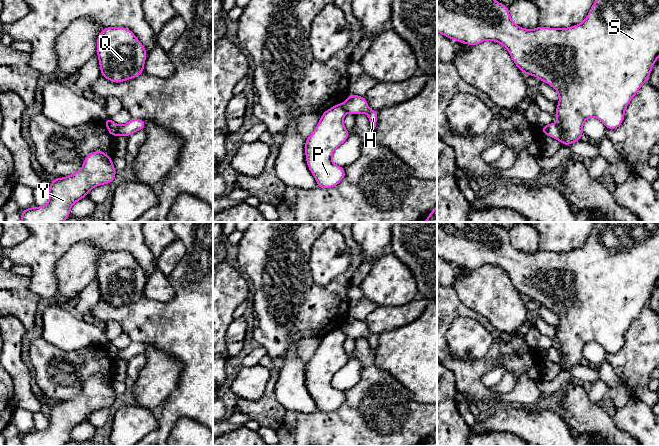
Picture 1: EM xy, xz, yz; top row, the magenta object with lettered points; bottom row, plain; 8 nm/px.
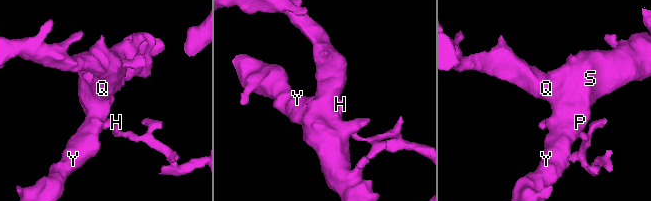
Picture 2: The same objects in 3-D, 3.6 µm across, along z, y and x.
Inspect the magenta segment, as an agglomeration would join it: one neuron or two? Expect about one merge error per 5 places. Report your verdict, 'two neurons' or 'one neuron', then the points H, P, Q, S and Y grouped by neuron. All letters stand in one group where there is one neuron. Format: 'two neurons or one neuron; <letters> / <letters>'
two neurons; H / P Q S Y

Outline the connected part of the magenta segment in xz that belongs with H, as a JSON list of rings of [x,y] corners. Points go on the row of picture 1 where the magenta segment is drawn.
[[[350,92],[349,98],[345,102],[342,102],[341,106],[345,109],[346,112],[355,115],[366,113],[369,118],[370,126],[375,129],[378,121],[378,111],[371,110],[368,107],[365,96],[357,96]]]

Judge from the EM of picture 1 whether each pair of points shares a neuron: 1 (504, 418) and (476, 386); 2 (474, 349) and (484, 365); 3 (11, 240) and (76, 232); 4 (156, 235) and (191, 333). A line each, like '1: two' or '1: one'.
1: two
2: two
3: two
4: two

